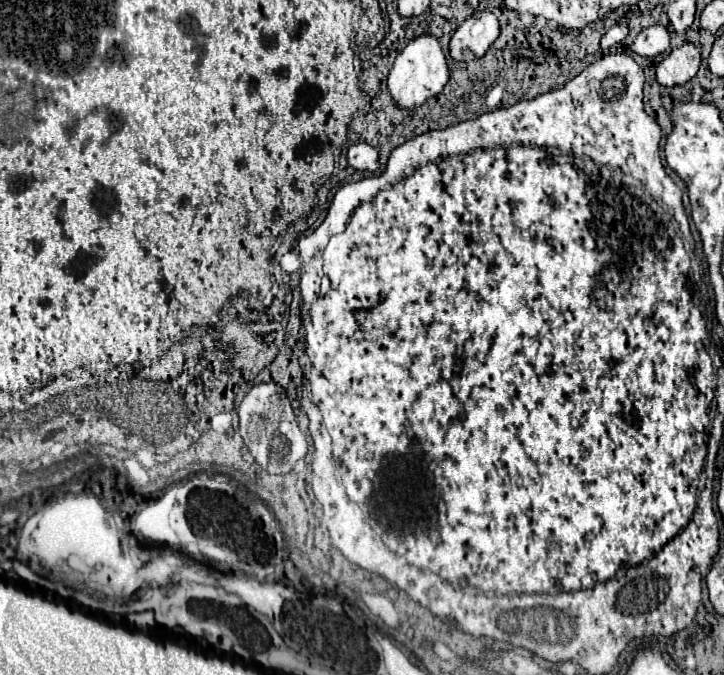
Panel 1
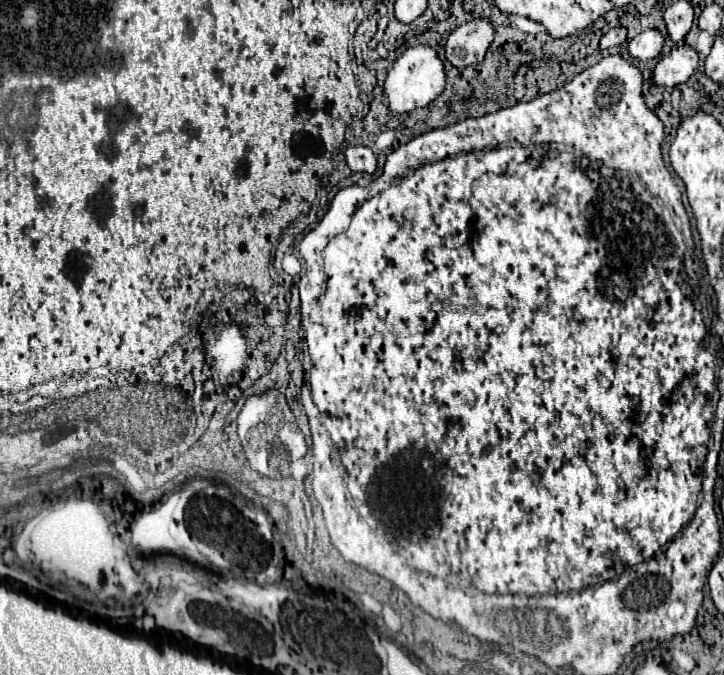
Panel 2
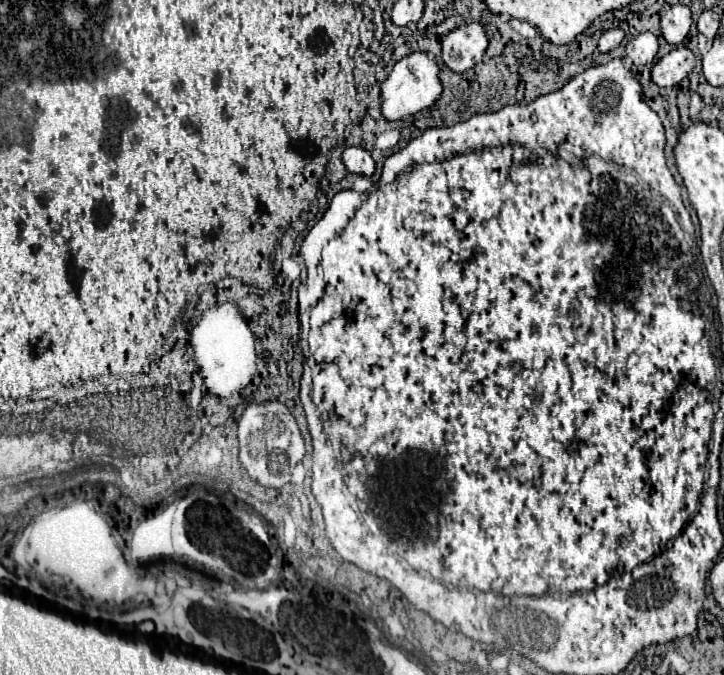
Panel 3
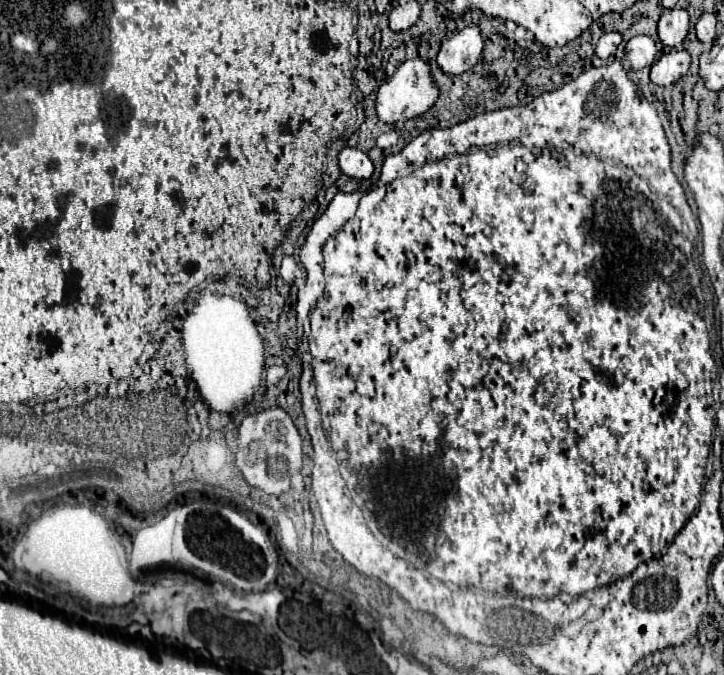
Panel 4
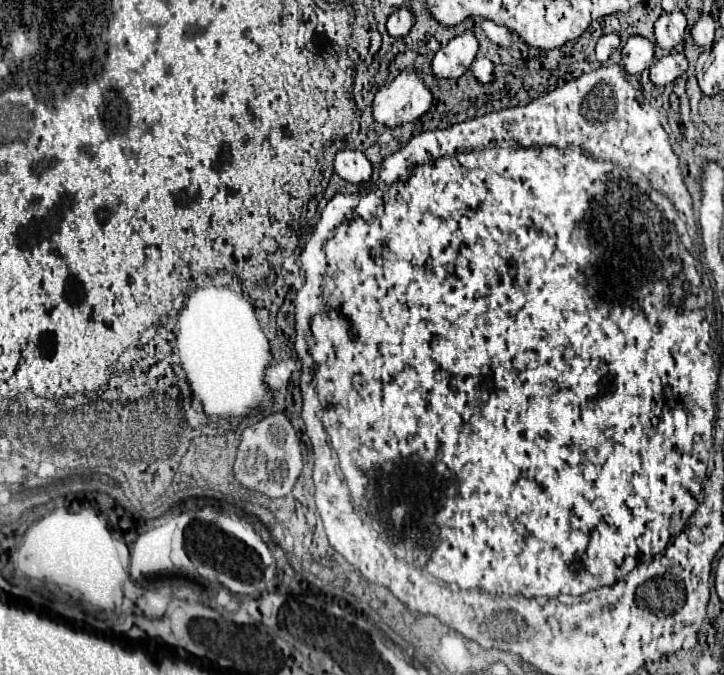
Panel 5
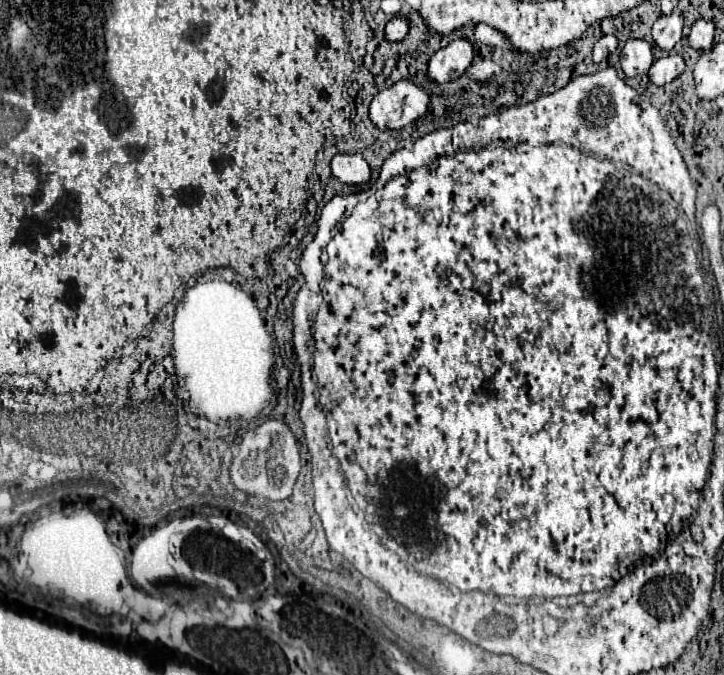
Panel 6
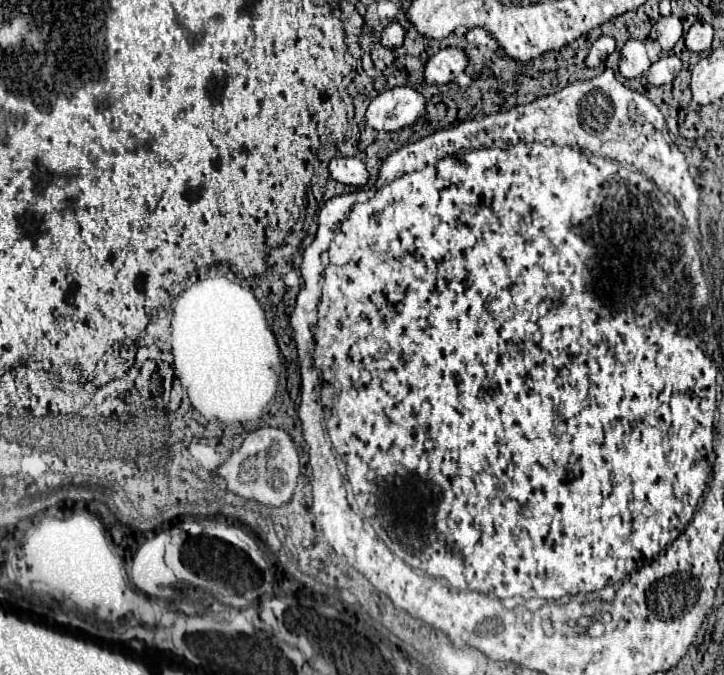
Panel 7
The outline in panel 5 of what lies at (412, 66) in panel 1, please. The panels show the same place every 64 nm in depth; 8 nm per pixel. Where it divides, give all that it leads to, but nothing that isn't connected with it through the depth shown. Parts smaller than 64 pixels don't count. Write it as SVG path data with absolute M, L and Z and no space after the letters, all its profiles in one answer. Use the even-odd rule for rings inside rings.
M406 68L374 96L374 120L390 128L414 122L428 112L432 100L434 96L420 74L414 68Z

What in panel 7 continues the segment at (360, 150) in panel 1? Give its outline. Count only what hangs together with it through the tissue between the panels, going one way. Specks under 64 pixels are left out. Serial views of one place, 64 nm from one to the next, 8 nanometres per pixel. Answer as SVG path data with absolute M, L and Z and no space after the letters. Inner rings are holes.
M336 156L330 166L330 176L336 182L350 186L364 186L368 182L368 170L358 156Z

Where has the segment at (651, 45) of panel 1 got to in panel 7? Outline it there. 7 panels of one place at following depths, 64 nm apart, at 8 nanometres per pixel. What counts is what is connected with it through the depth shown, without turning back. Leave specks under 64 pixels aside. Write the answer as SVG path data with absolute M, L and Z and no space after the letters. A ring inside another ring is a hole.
M628 40L620 52L620 74L624 78L642 76L650 68L646 44L642 40Z

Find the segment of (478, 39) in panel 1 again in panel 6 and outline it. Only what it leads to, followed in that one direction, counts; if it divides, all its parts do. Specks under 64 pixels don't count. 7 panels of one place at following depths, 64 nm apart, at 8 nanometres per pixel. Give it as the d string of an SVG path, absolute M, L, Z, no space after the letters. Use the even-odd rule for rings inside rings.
M458 38L446 48L440 48L428 62L428 76L434 82L450 82L460 78L474 58L474 44L468 38Z

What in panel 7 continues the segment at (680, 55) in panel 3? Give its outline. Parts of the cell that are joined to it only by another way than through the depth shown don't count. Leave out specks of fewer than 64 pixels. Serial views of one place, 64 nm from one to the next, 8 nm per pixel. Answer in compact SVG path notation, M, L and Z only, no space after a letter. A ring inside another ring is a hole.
M666 54L660 60L656 60L650 70L646 72L646 80L652 86L662 86L662 84L670 84L678 72L682 70L682 60L674 54Z

